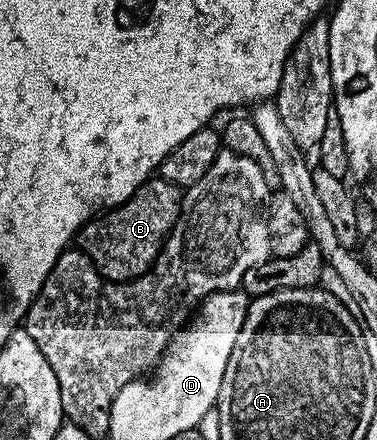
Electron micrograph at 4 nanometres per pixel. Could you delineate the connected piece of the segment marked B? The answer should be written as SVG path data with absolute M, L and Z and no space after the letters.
M154 178L135 195L134 199L127 200L119 208L109 209L105 213L105 220L87 223L81 229L81 249L93 260L103 279L125 282L153 269L162 247L175 235L183 219L182 196L183 189L177 188L167 180Z

